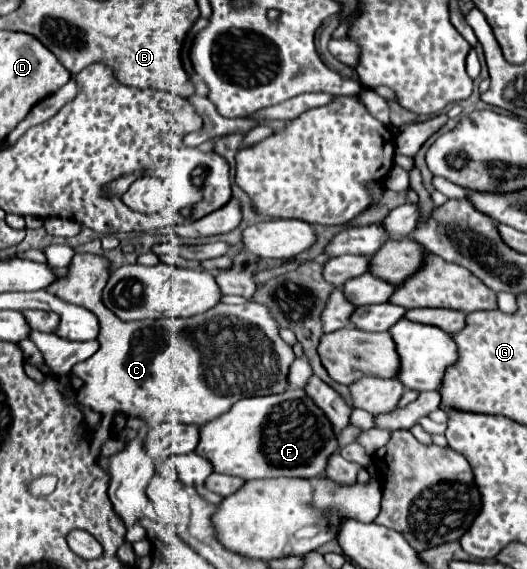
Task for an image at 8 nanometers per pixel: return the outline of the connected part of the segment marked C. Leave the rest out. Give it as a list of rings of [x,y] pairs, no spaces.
[[[75,254],[69,266],[69,274],[47,288],[47,292],[57,294],[65,302],[83,306],[99,318],[101,332],[97,340],[101,348],[89,360],[75,364],[71,370],[85,382],[83,388],[77,392],[79,404],[99,414],[121,412],[127,418],[143,420],[147,426],[161,422],[183,422],[203,426],[203,422],[209,422],[211,418],[217,418],[219,414],[231,410],[231,406],[239,398],[281,394],[289,388],[287,374],[291,362],[295,360],[295,354],[291,346],[279,336],[279,324],[271,318],[267,306],[249,300],[239,306],[217,304],[215,308],[191,318],[123,322],[101,300],[101,292],[109,280],[109,274],[111,266],[103,256]]]

